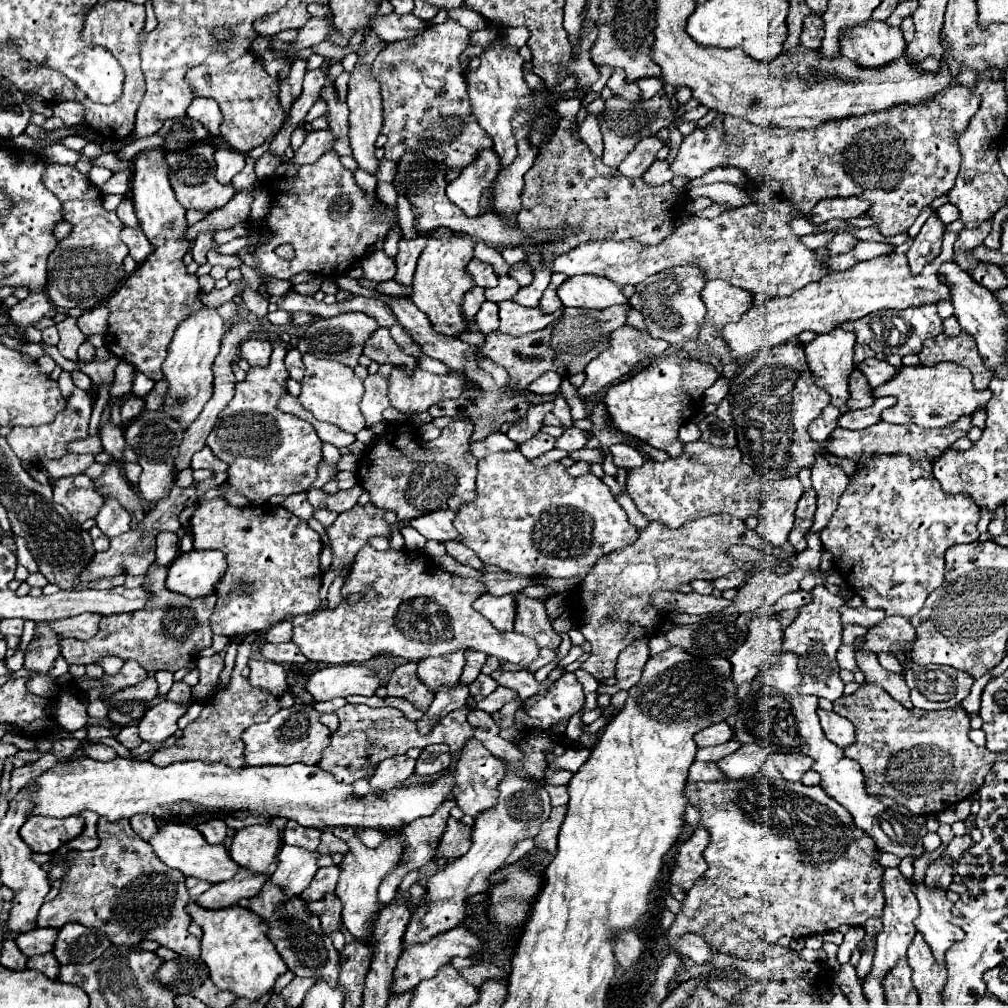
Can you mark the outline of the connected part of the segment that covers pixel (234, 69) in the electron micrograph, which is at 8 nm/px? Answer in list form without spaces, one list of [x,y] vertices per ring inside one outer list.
[[[214,53],[208,59],[192,67],[186,75],[188,85],[196,97],[210,97],[218,103],[222,111],[220,135],[238,153],[248,153],[250,149],[266,143],[284,123],[284,109],[278,99],[278,79],[272,79],[262,63],[254,55],[242,55],[236,61],[228,61],[226,55]]]

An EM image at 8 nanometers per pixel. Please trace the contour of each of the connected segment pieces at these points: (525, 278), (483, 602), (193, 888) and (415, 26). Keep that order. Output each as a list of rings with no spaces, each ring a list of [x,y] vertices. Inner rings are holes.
[[[520,261],[520,263],[510,271],[510,275],[512,275],[522,287],[526,287],[528,283],[532,283],[532,267],[530,267],[526,261]]]
[[[482,595],[474,601],[474,609],[480,611],[496,629],[500,631],[512,631],[514,615],[516,615],[516,603],[512,595]]]
[[[188,877],[188,879],[186,879],[186,887],[188,887],[188,891],[190,891],[190,897],[196,899],[200,893],[208,891],[212,885],[206,883],[206,881],[198,881],[198,879],[194,879],[194,877]]]
[[[384,15],[380,19],[372,19],[372,23],[368,23],[368,31],[380,35],[382,41],[392,43],[392,41],[412,41],[416,35],[424,33],[424,29],[428,29],[428,23],[418,19],[416,15]]]

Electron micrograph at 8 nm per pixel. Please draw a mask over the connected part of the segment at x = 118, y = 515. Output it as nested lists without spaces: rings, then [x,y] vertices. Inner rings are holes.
[[[112,497],[104,499],[104,505],[94,519],[96,519],[98,529],[108,537],[116,537],[130,529],[128,527],[128,523],[130,523],[128,511],[124,511],[124,507],[120,503],[116,503],[116,499],[112,499]]]

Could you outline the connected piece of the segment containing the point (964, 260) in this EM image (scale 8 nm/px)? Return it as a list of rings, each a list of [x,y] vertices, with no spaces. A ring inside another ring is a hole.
[[[980,223],[980,227],[974,229],[962,229],[956,243],[954,243],[954,261],[962,267],[962,269],[970,269],[972,265],[978,263],[978,259],[970,257],[968,253],[976,247],[982,245],[984,237],[990,233],[990,223]]]

